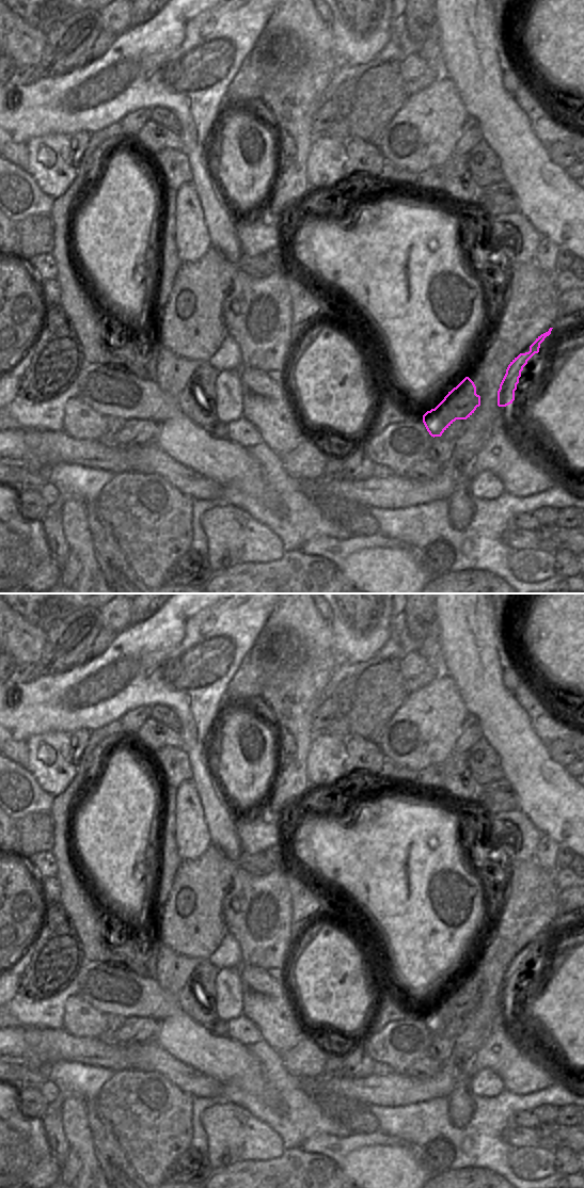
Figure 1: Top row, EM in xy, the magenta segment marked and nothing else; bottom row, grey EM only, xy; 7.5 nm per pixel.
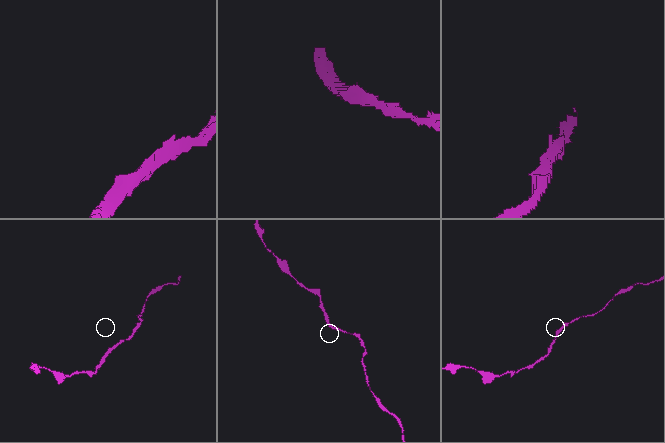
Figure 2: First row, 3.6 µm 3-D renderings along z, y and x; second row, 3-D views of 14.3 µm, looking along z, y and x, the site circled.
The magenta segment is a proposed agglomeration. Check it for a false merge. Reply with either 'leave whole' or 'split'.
leave whole

